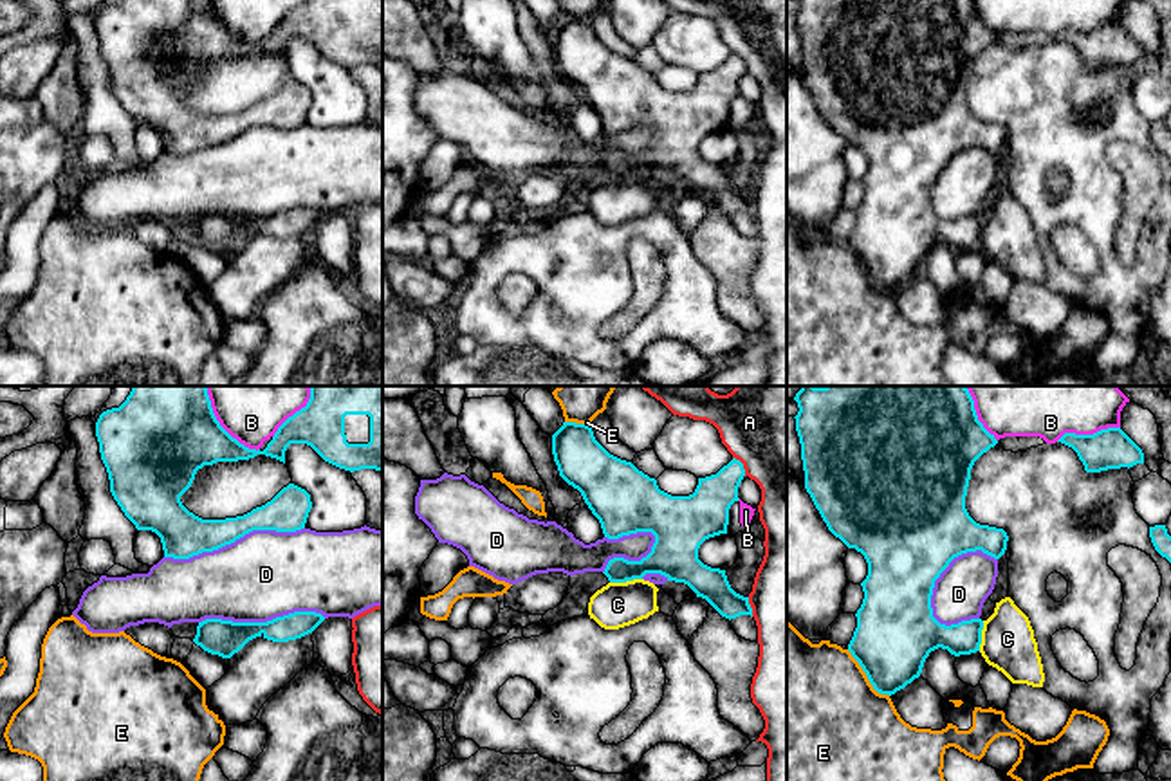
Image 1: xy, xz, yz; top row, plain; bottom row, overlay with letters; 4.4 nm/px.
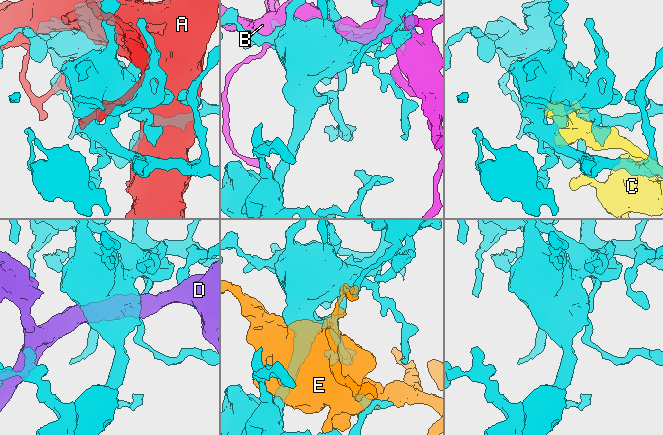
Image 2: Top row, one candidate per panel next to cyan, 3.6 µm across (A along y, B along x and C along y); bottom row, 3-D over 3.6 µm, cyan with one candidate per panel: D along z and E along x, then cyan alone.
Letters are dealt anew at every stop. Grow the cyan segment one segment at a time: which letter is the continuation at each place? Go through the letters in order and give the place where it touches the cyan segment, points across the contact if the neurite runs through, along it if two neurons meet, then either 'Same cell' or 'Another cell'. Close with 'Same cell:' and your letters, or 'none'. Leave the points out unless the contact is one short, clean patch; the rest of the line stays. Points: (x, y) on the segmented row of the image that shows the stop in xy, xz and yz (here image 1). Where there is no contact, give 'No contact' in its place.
A: Touches cyan at xz (742, 466). Another cell
B: Touches cyan at xy (219, 424). Another cell
C: Touches cyan at xz (625, 581). Boundary: xz (641, 578), (610, 583). Another cell
D: Touches cyan at yz (944, 569). Another cell
E: Touches cyan at yz (866, 675). Another cell
Same cell: none

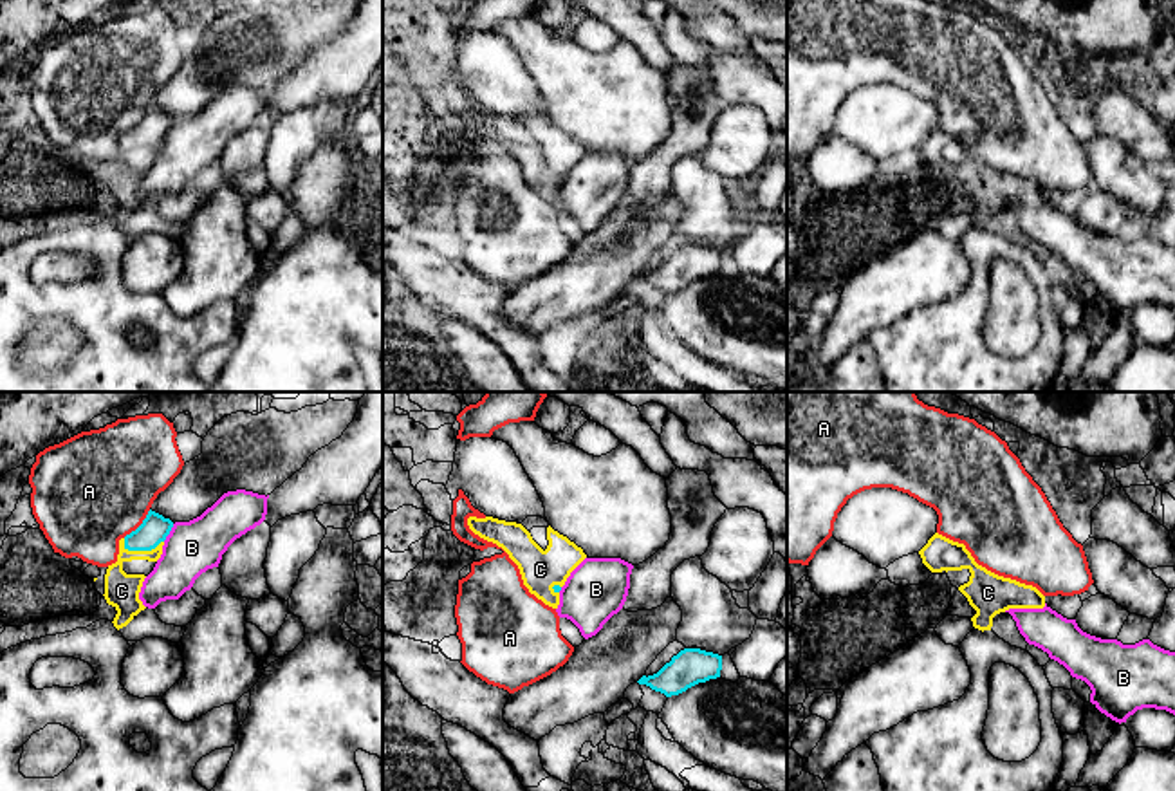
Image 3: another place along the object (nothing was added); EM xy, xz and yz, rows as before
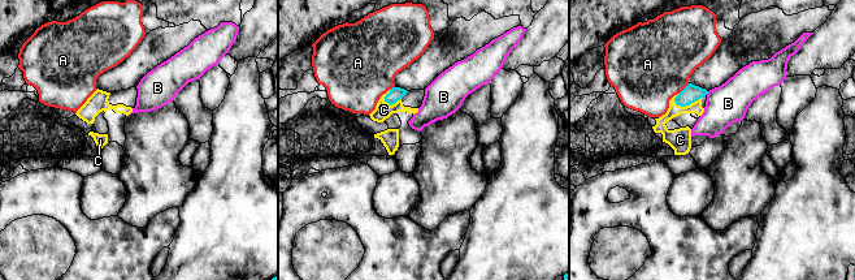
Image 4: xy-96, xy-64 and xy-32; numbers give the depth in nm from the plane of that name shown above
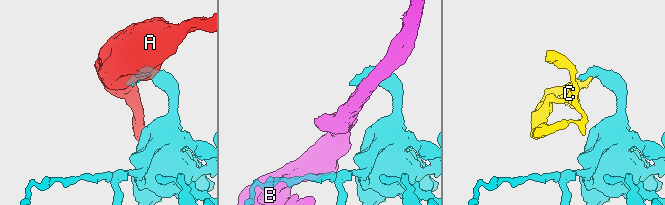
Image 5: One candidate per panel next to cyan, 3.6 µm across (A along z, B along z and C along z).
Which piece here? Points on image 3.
A: Touches cyan at xy (139, 526). Another cell
B: Touches cyan at xy (168, 533). Boundary: xy (174, 524), (163, 540). Another cell
C: Touches cyan at xy (143, 549). Path across: xy (154, 530), (143, 549), (118, 564), (121, 591). Same cell
Same cell: C

